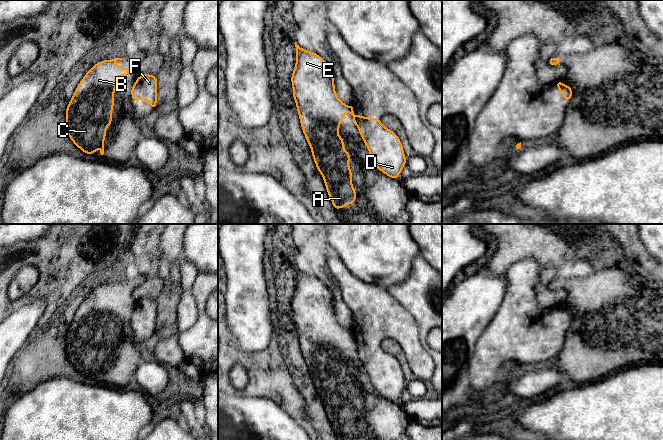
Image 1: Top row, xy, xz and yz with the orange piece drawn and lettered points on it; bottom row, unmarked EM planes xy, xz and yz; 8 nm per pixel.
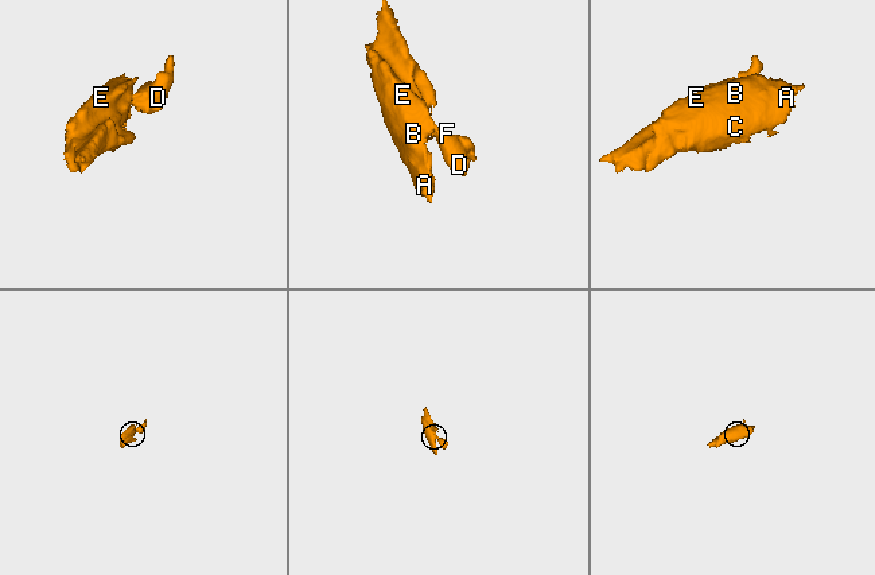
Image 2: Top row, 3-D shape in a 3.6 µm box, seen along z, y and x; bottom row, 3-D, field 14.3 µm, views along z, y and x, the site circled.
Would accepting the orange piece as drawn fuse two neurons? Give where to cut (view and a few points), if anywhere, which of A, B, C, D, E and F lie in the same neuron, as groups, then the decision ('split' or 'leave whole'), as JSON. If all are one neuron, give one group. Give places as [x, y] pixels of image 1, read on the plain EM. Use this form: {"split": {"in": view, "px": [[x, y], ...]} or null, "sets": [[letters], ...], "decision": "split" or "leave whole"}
{"split": {"in": "xz", "px": [[355, 340], [357, 348]]}, "sets": [["A", "B", "C", "E"], ["D", "F"]], "decision": "split"}

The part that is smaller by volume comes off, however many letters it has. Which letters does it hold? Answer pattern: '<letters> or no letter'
D, F

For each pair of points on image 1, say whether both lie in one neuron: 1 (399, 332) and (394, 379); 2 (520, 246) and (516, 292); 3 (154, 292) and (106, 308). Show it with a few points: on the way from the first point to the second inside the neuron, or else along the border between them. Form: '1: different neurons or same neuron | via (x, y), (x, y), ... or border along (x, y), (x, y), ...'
1: same neuron | via (384, 334), (377, 341), (377, 362), (379, 364)
2: different neurons | border along (541, 265), (534, 258), (524, 258), (504, 273)
3: different neurons | border along (139, 285), (132, 293), (134, 300)

